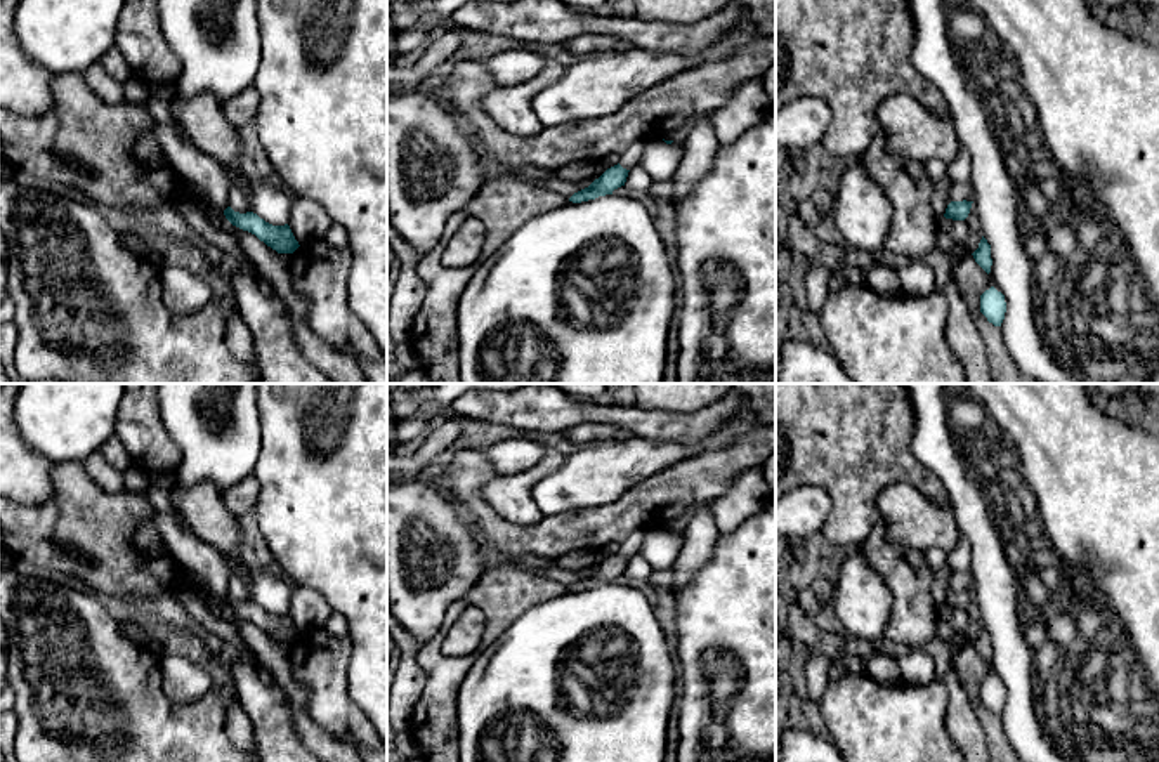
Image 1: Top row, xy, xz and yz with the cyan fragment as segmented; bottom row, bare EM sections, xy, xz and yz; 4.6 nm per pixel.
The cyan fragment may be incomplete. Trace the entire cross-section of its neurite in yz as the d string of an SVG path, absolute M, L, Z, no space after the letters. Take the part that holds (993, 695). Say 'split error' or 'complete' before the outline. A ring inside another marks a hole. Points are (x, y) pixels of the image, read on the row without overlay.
complete; M994 675L985 679L980 684L980 701L987 706L989 712L1001 715L1006 701L1005 684Z

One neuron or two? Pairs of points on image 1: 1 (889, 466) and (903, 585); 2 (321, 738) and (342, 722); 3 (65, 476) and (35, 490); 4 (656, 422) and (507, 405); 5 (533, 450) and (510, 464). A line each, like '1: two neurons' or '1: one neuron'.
1: two neurons
2: two neurons
3: two neurons
4: one neuron
5: one neuron

